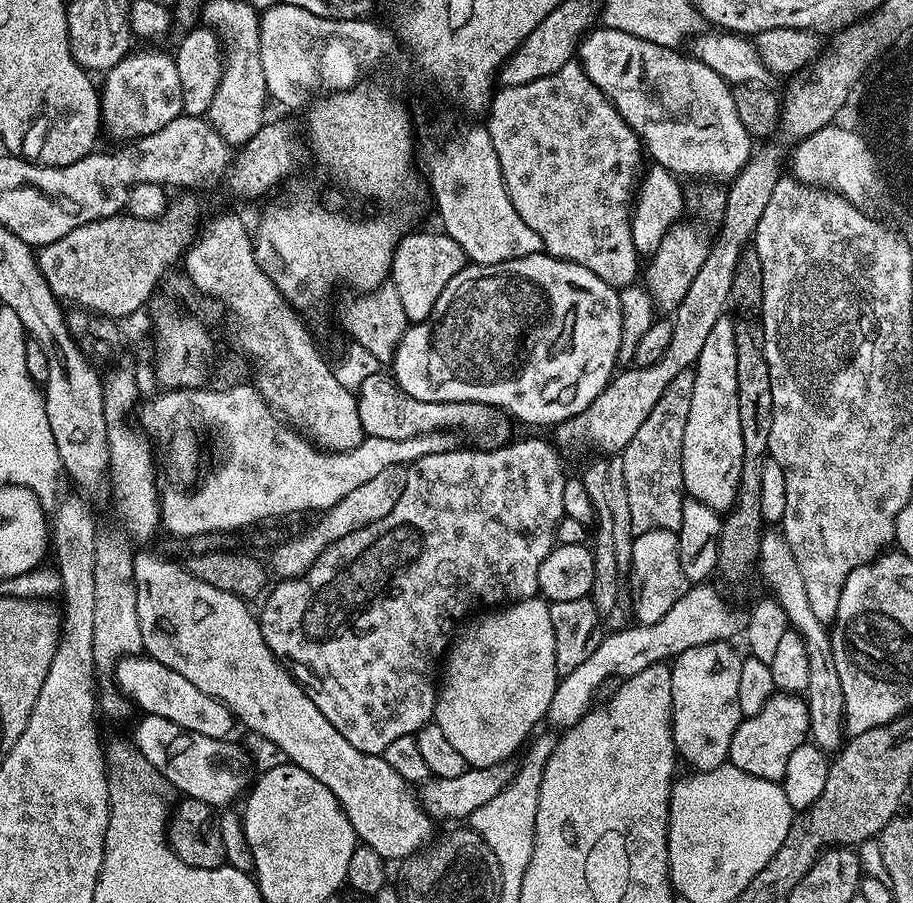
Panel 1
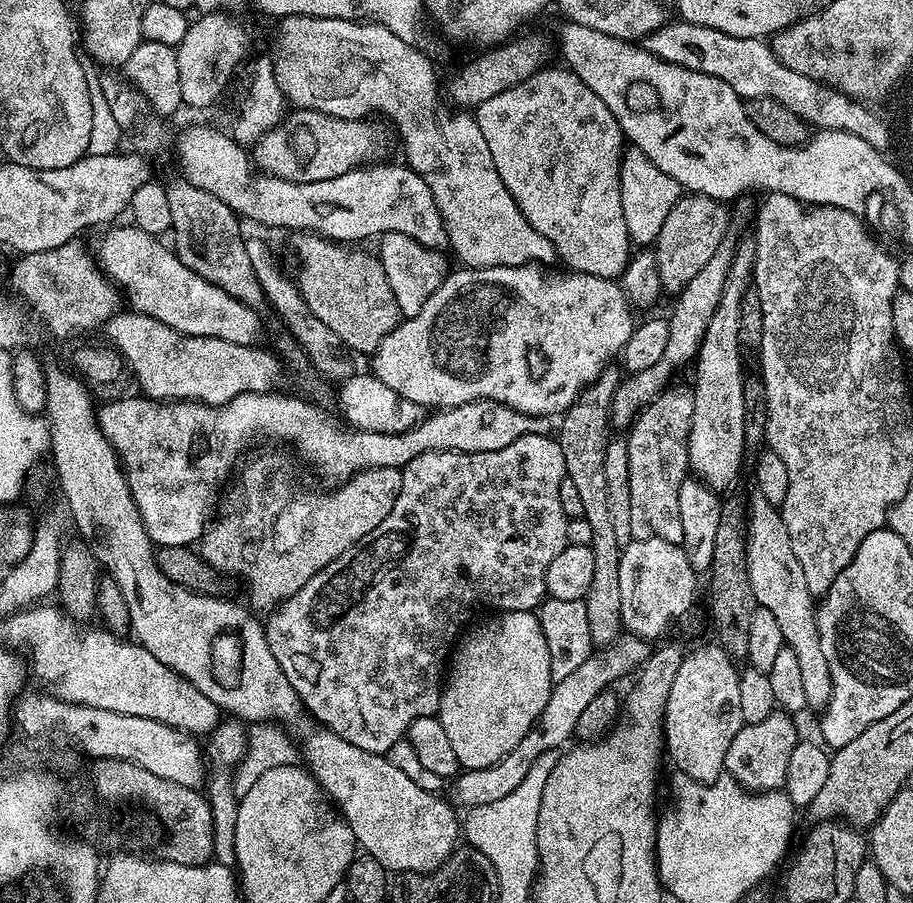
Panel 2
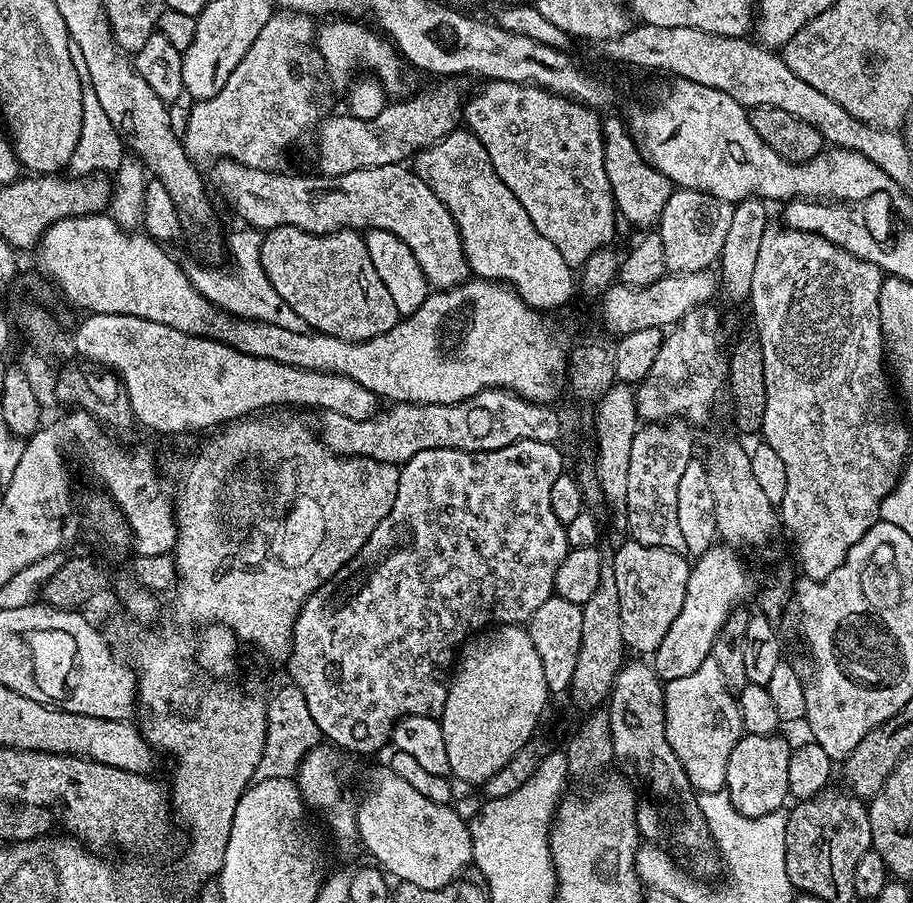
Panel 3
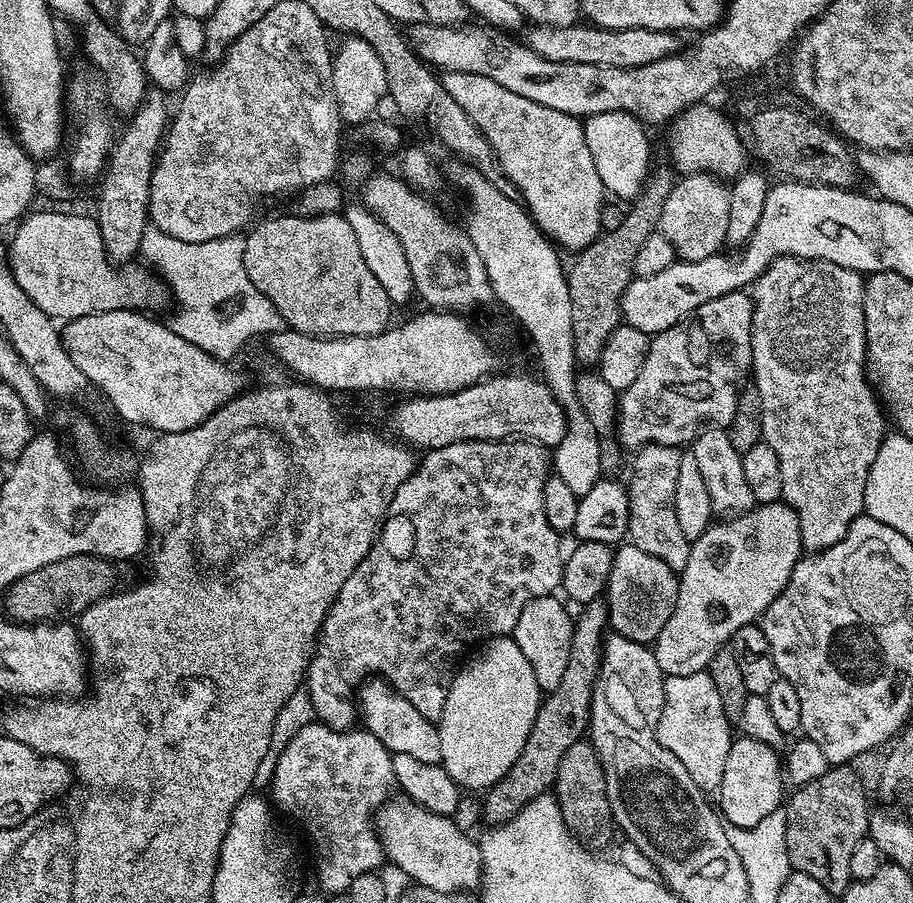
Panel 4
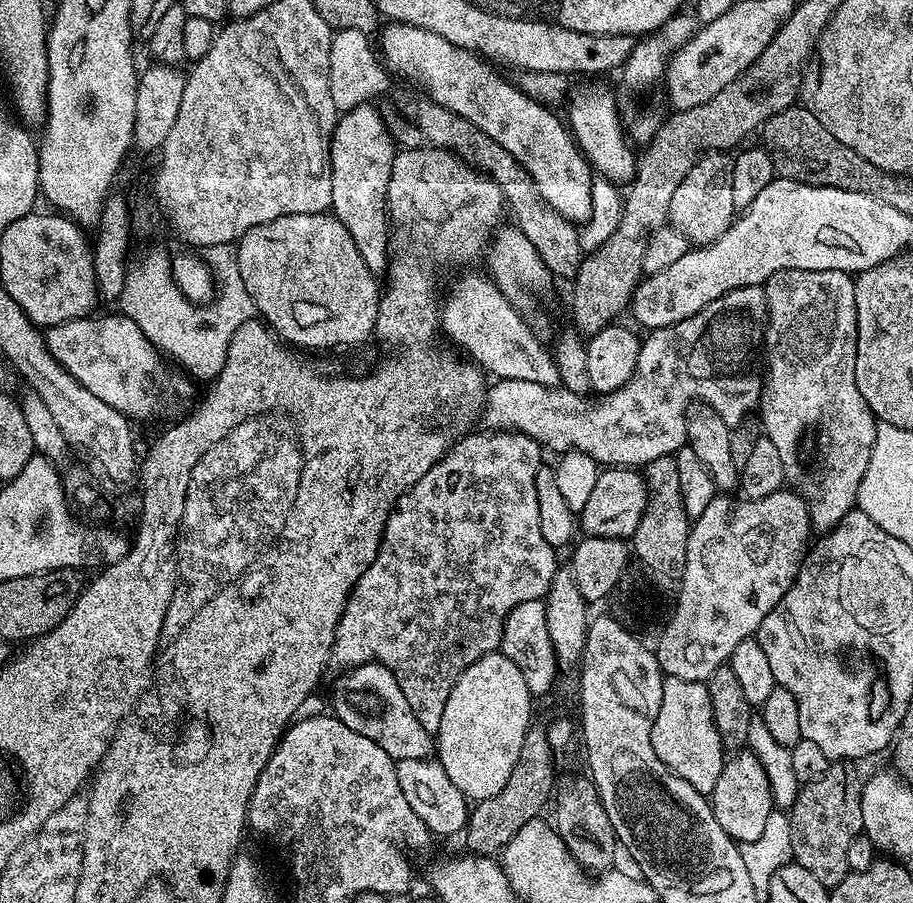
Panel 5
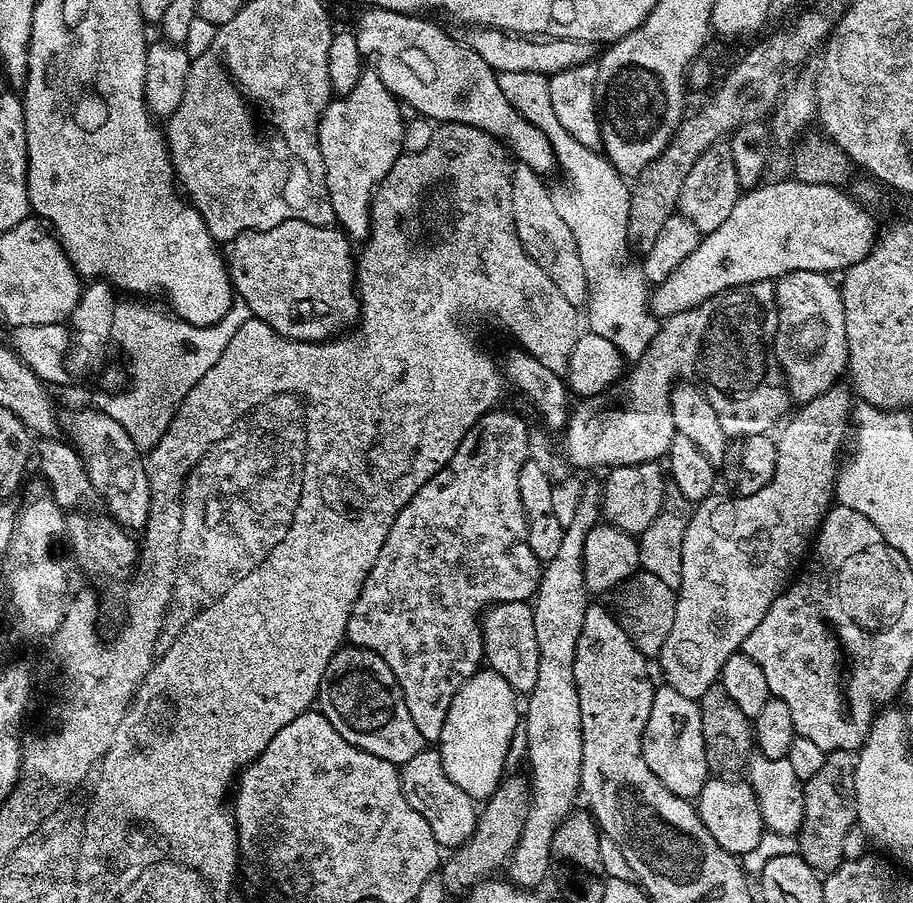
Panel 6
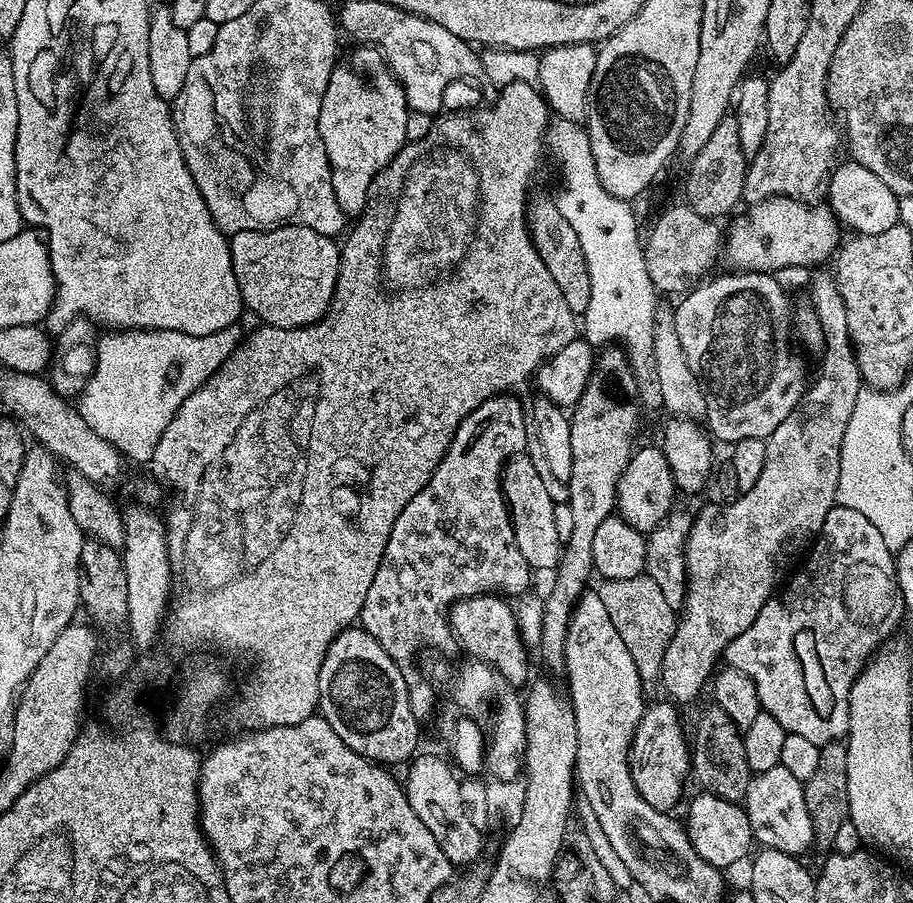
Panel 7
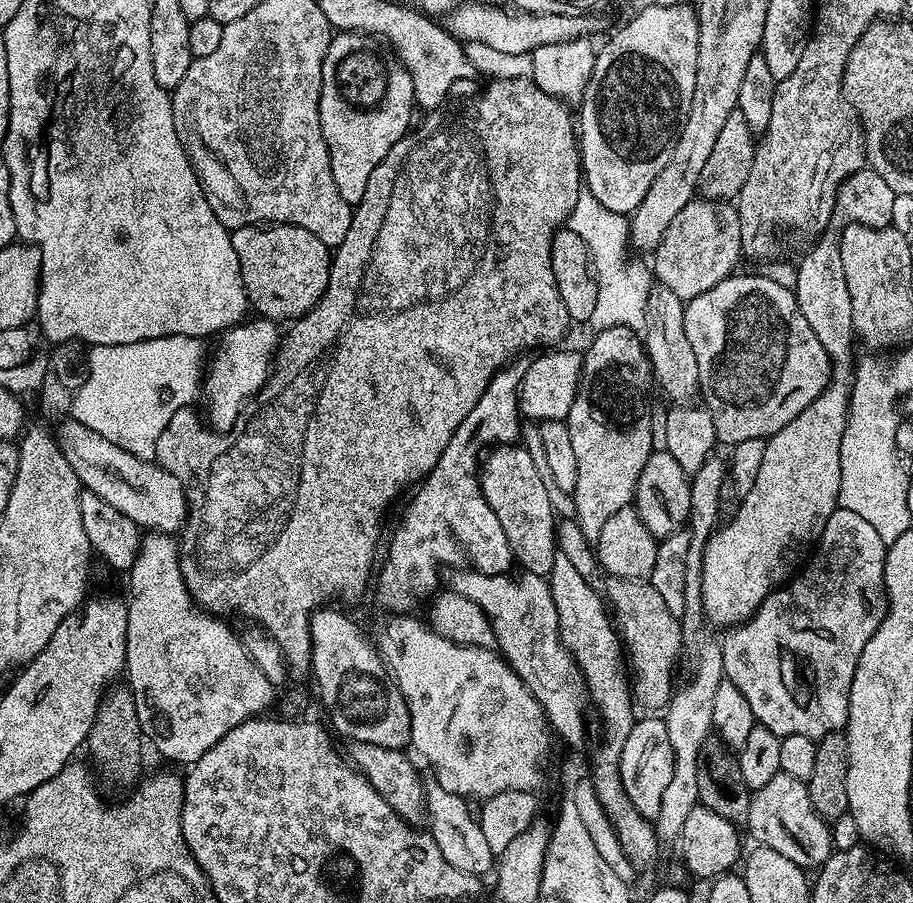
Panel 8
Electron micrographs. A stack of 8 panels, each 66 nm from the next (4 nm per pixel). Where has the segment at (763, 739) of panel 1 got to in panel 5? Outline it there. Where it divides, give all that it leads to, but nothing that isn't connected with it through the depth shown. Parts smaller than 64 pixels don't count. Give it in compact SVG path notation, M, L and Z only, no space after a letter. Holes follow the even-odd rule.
M740 750L733 758L725 759L722 774L718 774L718 786L710 793L710 803L714 810L714 818L718 818L718 826L726 830L732 840L740 844L758 842L762 838L762 830L766 830L766 822L774 811L770 782L766 778L766 770L762 762L753 752Z

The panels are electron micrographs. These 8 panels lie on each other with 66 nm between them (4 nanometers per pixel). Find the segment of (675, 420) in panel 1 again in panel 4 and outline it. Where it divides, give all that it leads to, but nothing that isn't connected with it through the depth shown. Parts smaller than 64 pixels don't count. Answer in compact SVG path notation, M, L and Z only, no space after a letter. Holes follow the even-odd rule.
M647 444L635 453L636 461L632 464L632 481L627 481L630 518L628 519L627 539L638 550L662 558L666 566L682 569L690 558L691 543L682 534L678 524L678 514L674 510L674 488L678 486L678 466L680 465L680 448Z

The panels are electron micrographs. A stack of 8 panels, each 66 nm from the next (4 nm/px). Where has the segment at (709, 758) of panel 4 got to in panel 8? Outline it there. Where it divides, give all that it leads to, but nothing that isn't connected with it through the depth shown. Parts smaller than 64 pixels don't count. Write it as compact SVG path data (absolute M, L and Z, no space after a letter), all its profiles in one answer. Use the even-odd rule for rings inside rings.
M656 714L637 719L630 734L626 734L626 746L620 755L620 777L630 802L646 818L654 818L662 806L662 794L674 775L674 750L670 748L670 734L666 734L666 722Z

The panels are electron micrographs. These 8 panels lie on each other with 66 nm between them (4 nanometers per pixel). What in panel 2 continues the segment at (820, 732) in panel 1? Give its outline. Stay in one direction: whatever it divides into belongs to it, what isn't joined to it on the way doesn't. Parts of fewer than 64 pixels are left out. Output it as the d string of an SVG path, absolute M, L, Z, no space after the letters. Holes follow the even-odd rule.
M758 494L753 495L752 501L747 501L746 515L748 518L746 562L754 598L757 599L759 607L774 614L774 619L782 630L785 645L792 648L798 657L808 708L822 710L830 702L832 693L830 666L826 663L826 654L822 654L822 638L818 634L816 621L817 605L814 603L810 586L806 586L806 574L802 574L802 565L794 555L790 534L786 534L786 522L780 516L779 507L766 502L766 498Z

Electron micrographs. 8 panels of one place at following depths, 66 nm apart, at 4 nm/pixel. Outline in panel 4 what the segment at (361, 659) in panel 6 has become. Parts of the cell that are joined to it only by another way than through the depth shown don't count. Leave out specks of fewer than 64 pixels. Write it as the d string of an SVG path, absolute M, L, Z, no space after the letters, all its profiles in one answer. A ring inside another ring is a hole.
M379 678L369 679L358 689L358 712L362 717L363 727L382 746L386 746L391 753L410 754L419 761L430 764L440 764L442 758L442 738L440 729L431 720L427 720L410 702L399 696L391 686Z

